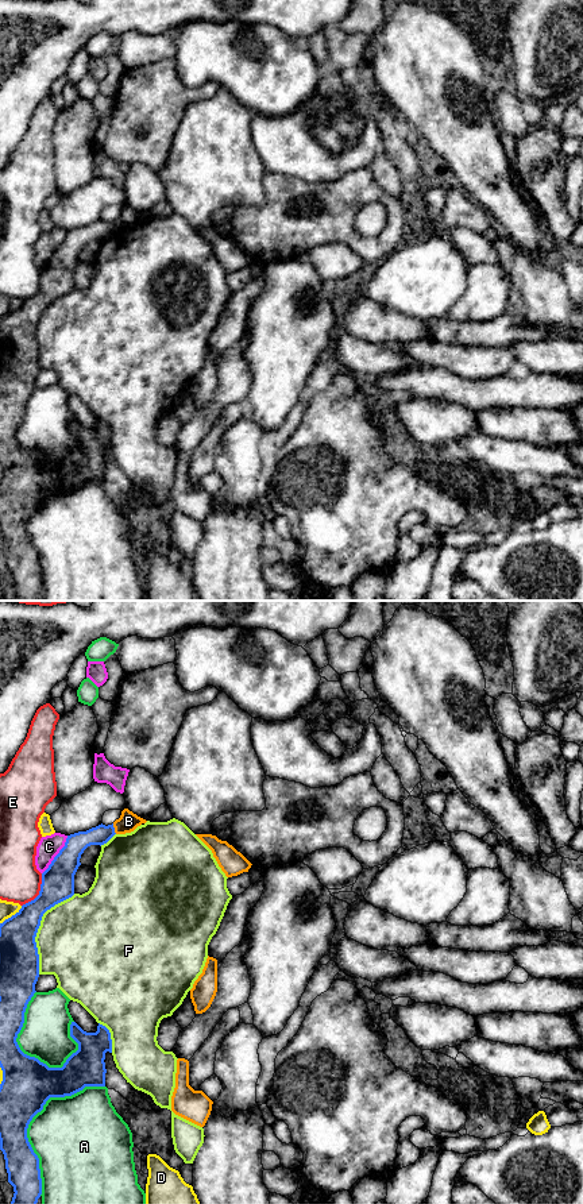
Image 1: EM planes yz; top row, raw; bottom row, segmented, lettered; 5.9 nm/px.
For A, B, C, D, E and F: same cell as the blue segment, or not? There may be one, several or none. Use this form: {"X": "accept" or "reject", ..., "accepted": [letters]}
{"A": "reject", "B": "reject", "C": "reject", "D": "reject", "E": "reject", "F": "reject", "accepted": []}

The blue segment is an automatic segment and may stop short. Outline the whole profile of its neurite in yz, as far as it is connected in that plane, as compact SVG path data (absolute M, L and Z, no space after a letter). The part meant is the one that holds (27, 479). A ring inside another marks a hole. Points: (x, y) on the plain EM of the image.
M99 220L86 227L78 227L67 231L65 242L54 252L49 263L42 269L42 279L39 290L22 301L22 304L0 319L0 463L3 466L3 476L0 479L0 545L4 549L8 578L13 582L13 593L9 601L36 601L42 590L42 574L39 564L39 553L34 548L28 533L27 524L32 513L43 505L50 493L72 491L85 482L105 482L105 448L112 448L112 435L109 425L100 420L96 428L84 427L76 417L70 420L70 432L78 439L78 445L73 448L62 463L49 463L35 452L24 449L18 437L18 429L24 418L24 408L28 397L34 391L35 379L39 373L39 350L35 337L38 324L43 309L55 300L74 290L74 270L81 261L80 254L84 246L90 240L104 240L115 231L112 220Z

